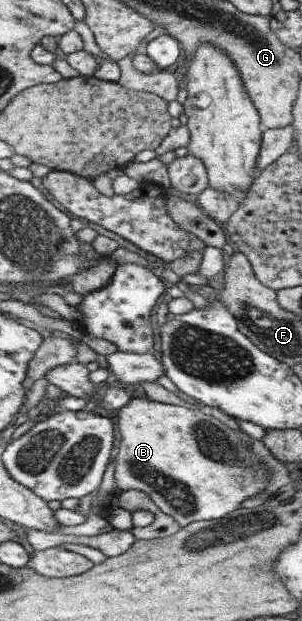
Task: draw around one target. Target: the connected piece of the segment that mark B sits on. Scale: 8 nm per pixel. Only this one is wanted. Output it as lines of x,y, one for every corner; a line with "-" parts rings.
146,395
142,397
133,397
133,399
124,408
117,411
117,426
121,436
118,451
114,460
115,471
114,479
118,483
118,487
122,491
126,490
140,490
150,495
152,501
162,510
164,513
168,513
170,517
174,517
182,527
186,527
194,522
202,520
215,520
222,519
228,514
238,511
242,507
242,503
254,495
262,495
262,491
266,491
270,487
270,475
268,475
268,465
264,461
258,461
258,455
256,451
252,449
248,444
244,444
242,436
232,430
226,423
222,423
220,419
212,417
212,415
205,415
200,410
192,410
186,407
178,407
178,405
166,405
166,403
158,403
158,401
152,401

